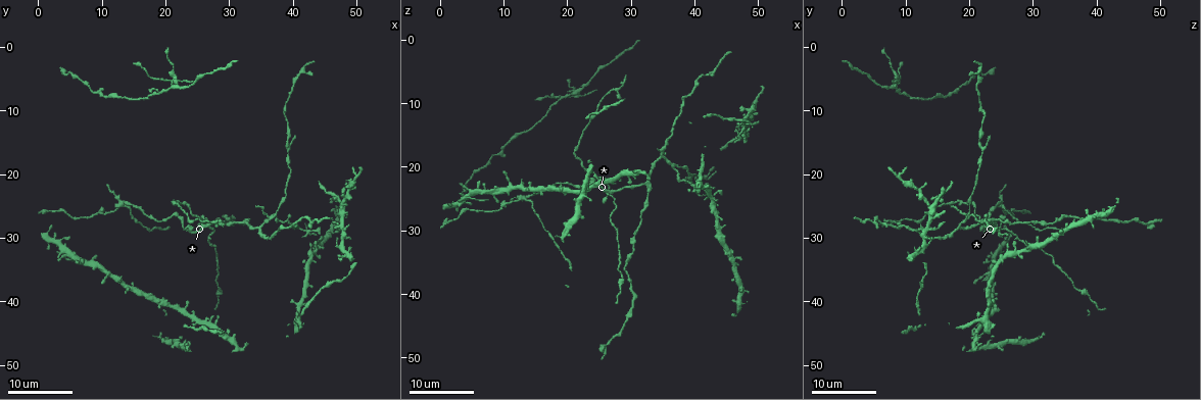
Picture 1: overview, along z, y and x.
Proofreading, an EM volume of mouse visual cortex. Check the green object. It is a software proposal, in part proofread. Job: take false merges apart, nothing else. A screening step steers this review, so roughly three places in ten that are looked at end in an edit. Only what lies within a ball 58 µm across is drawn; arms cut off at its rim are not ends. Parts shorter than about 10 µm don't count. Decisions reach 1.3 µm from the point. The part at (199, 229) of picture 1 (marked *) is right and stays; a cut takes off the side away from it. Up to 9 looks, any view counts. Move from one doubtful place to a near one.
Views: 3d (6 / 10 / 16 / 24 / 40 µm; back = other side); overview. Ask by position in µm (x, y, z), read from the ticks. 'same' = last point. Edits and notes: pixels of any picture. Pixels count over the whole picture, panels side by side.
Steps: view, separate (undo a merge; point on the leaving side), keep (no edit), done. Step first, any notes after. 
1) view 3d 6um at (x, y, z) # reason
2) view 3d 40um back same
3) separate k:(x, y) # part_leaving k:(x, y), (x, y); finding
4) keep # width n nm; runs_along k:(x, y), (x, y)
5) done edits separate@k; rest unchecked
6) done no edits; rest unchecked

view 3d 16um at (37.0, 26.0, 20.0) # small branch off a trunk

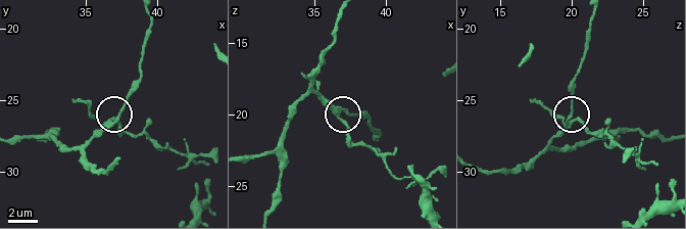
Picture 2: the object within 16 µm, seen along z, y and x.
view 3d 6um at (37.0, 26.2, 20.4)

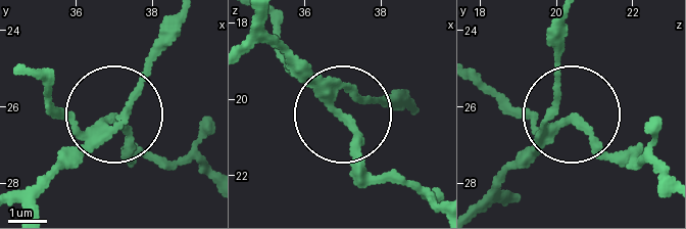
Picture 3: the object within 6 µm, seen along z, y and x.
keep # runs_along 3:(20, 190), (80, 154), (174, 41); all the same neuron

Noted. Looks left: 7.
view 3d 24um at (42.5, 33.0, 26.0) # three arms meet

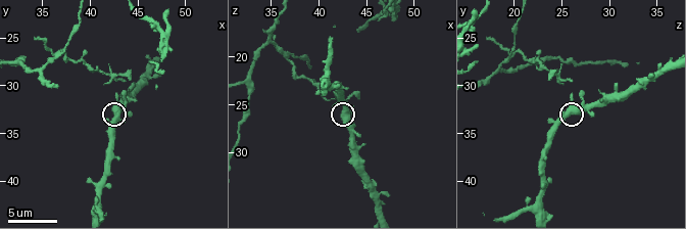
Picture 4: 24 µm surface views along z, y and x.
view 3d 10um at (42.6, 33.0, 26.0)

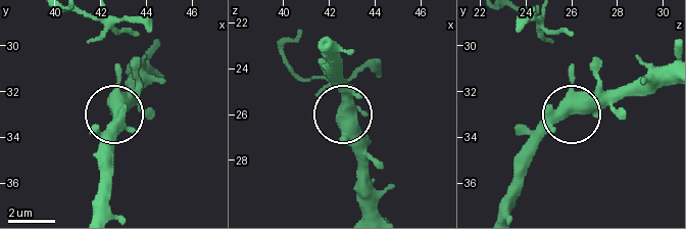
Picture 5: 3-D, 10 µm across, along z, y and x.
keep # all the same neuron

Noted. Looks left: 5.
view 3d 10um at (41.6, 28.4, 24.2)

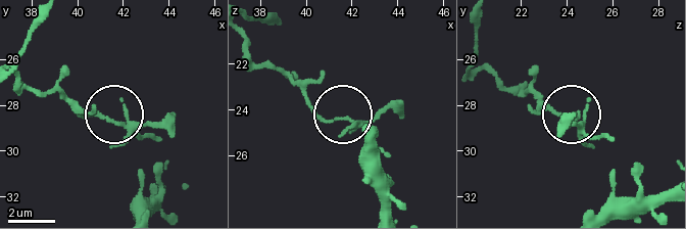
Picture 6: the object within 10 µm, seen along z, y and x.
view 3d 6um at (41.5, 28.8, 24.5)

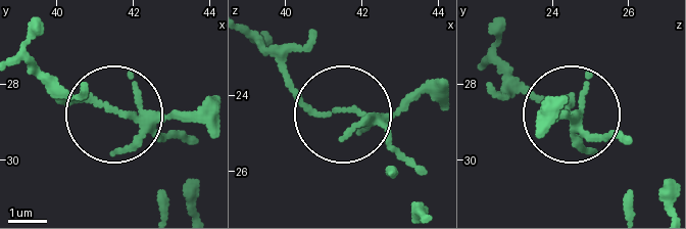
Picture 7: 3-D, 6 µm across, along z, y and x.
keep # arms 3; one neuron here

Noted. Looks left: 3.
view 3d 24um at (39.5, 17.0, 22.0) # two arms in line, one across

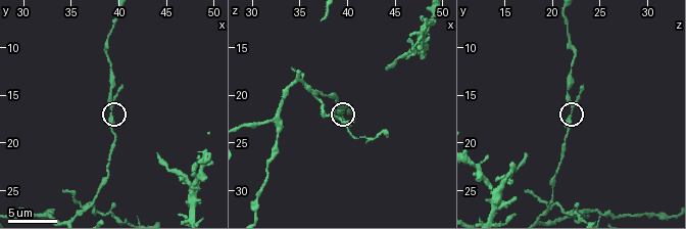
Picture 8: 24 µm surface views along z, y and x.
view 3d 10um at (39.0, 16.8, 21.8)

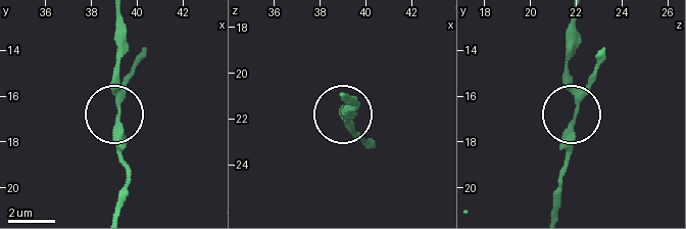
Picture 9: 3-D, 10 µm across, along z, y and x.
view 3d 6um at (39.2, 16.7, 21.9) # zoom in

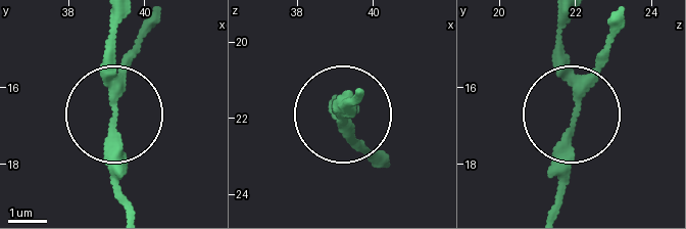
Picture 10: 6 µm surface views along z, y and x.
keep # runs_along 10:(129, 204), (112, 117), (112, 18); one neuron here

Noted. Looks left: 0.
done no edits; rest unchecked

